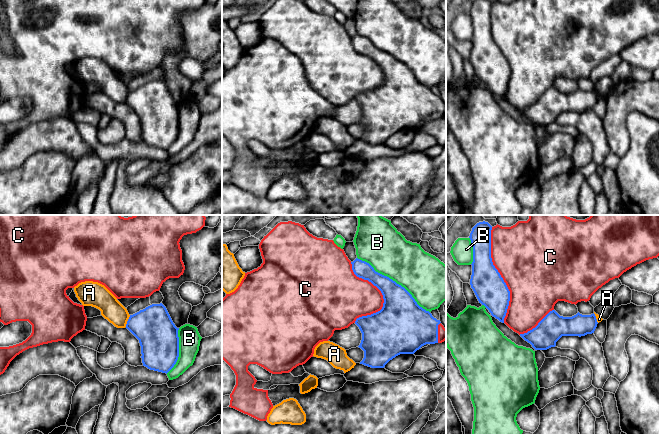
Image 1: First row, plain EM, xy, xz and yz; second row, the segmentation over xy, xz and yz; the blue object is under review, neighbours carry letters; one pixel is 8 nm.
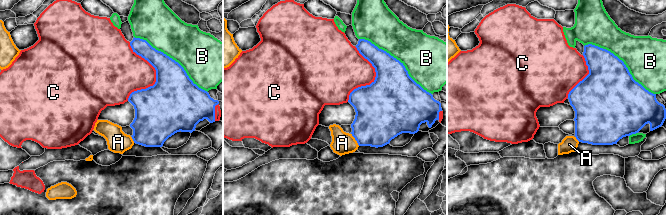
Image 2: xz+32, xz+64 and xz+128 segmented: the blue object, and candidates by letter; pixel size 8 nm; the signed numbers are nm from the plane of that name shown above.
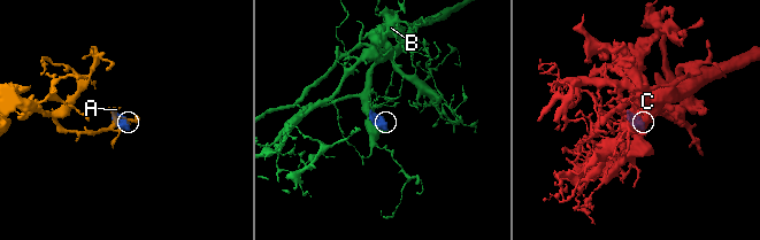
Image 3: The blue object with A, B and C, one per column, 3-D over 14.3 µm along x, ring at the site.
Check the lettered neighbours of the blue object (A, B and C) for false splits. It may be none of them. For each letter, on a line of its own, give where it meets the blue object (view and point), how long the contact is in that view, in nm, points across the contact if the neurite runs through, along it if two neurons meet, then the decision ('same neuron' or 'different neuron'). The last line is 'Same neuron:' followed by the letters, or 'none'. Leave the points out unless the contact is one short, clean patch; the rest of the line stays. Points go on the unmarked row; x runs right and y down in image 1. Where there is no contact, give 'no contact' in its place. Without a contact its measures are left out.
A: meets blue in xy at (127, 97); contact 100 nm long; border along xy (130, 91), (125, 102); different neuron
B: meets blue in xz at (394, 57); contact 750 nm long; different neuron
C: meets blue in yz at (500, 51); contact 800 nm long; same neuron
Same neuron: C

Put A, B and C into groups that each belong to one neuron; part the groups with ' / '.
A / B / C

